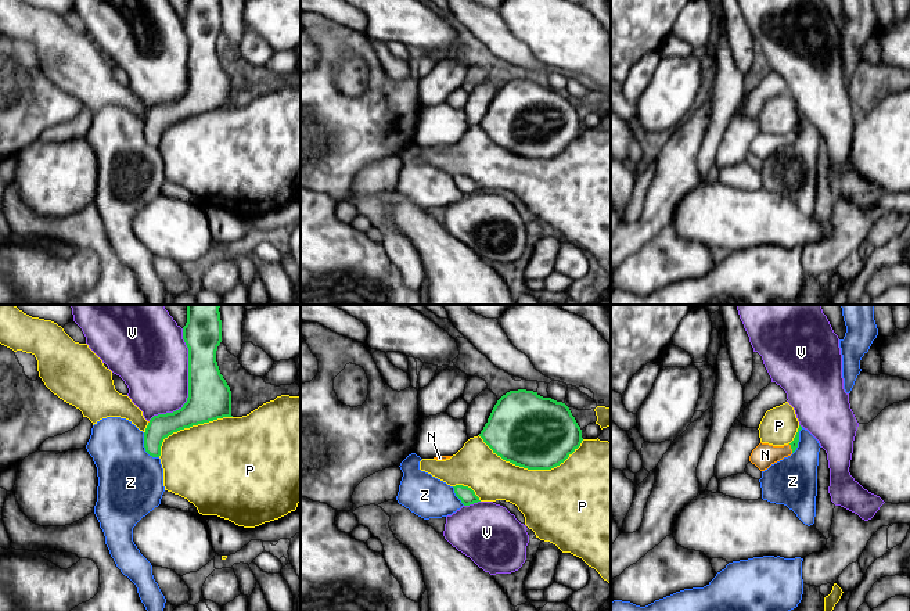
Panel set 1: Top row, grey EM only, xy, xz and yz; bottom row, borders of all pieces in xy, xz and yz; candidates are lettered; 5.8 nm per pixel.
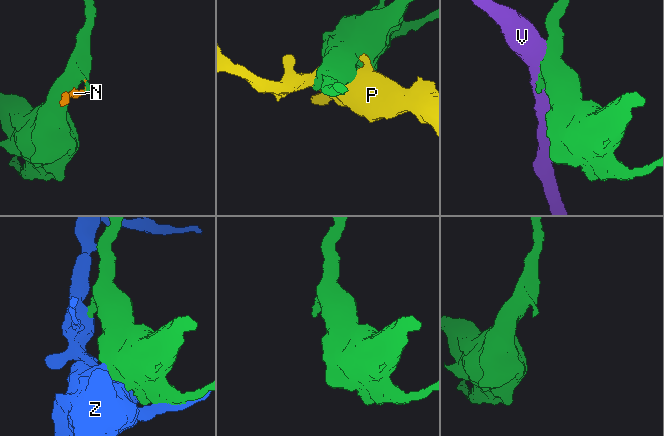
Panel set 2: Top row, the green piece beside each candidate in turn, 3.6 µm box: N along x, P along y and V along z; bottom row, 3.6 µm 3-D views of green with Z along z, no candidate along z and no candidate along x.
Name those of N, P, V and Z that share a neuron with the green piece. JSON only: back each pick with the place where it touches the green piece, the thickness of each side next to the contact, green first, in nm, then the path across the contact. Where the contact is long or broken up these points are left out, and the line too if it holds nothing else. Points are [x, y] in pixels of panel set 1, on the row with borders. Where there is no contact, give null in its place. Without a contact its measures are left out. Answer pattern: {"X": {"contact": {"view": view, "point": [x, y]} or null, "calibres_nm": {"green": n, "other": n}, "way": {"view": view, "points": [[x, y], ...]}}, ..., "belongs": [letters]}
{"N": {"contact": {"view": "yz", "point": [791, 448]}, "calibres_nm": {"green": 50, "other": 140}, "way": {"view": "yz", "points": [[794, 444], [791, 448], [765, 455]]}}, "belongs": ["N"]}

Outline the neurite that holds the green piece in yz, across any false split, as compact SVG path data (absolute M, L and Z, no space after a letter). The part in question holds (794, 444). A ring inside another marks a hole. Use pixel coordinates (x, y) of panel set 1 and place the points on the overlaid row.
M799 425L798 432L794 438L794 441L784 446L773 446L769 443L759 443L751 453L749 461L755 464L760 471L767 470L771 464L783 460L784 457L791 456L799 442L799 431L802 427Z

